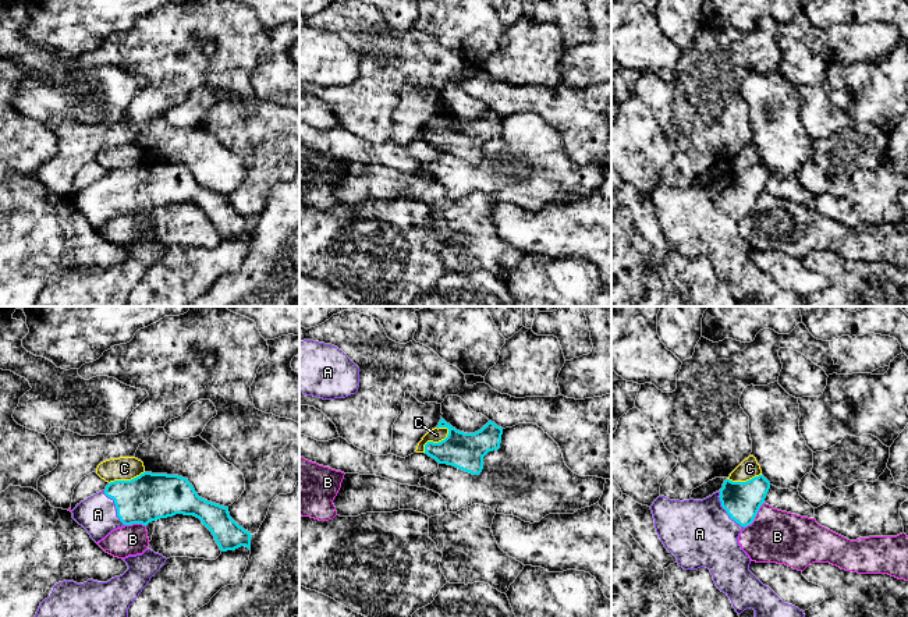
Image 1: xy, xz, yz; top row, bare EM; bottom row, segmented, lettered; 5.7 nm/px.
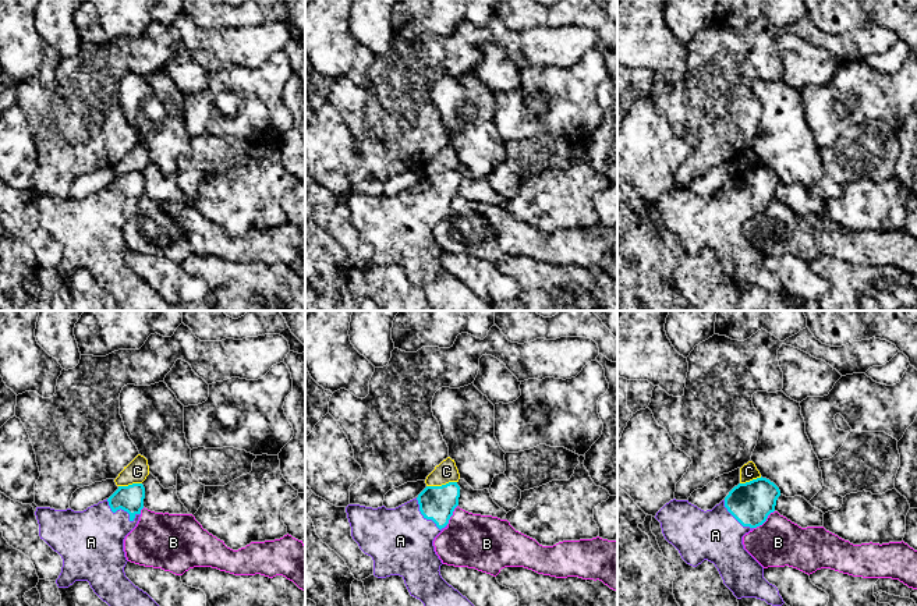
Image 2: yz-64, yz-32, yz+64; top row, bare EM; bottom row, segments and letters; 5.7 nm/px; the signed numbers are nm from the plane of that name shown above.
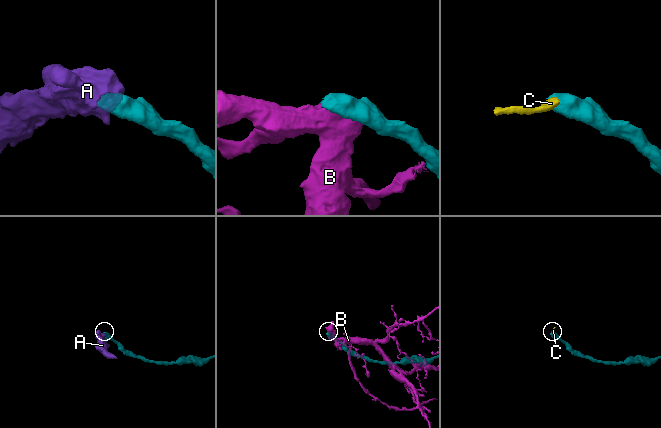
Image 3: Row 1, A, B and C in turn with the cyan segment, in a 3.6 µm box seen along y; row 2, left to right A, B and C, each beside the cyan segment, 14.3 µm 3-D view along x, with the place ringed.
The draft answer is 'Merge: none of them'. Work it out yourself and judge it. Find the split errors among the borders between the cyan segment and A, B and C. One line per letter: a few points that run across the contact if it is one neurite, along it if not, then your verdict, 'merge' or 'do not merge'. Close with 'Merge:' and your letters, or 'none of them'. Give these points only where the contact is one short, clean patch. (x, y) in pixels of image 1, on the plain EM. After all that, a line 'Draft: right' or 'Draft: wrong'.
A: yz (741, 188), (733, 197), (726, 198), (699, 222) | merge
B: do not merge
C: xz (446, 114), (447, 123), (437, 130), (428, 130), (424, 139) | do not merge
Merge: A
Draft: wrong

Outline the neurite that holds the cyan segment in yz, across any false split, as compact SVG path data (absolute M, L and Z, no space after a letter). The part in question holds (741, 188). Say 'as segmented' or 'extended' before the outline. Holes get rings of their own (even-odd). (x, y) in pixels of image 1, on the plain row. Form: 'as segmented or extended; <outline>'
extended; M759 163L746 170L726 167L719 180L703 188L680 189L659 184L650 194L655 216L664 235L677 245L680 255L710 258L716 274L730 286L738 302L753 297L755 306L805 306L802 298L784 291L749 259L751 247L738 231L741 219L753 210L769 177L770 170Z

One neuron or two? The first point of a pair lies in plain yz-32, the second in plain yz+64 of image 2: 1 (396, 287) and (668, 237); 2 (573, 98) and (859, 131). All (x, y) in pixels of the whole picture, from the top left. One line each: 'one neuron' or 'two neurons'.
1: one neuron
2: two neurons

